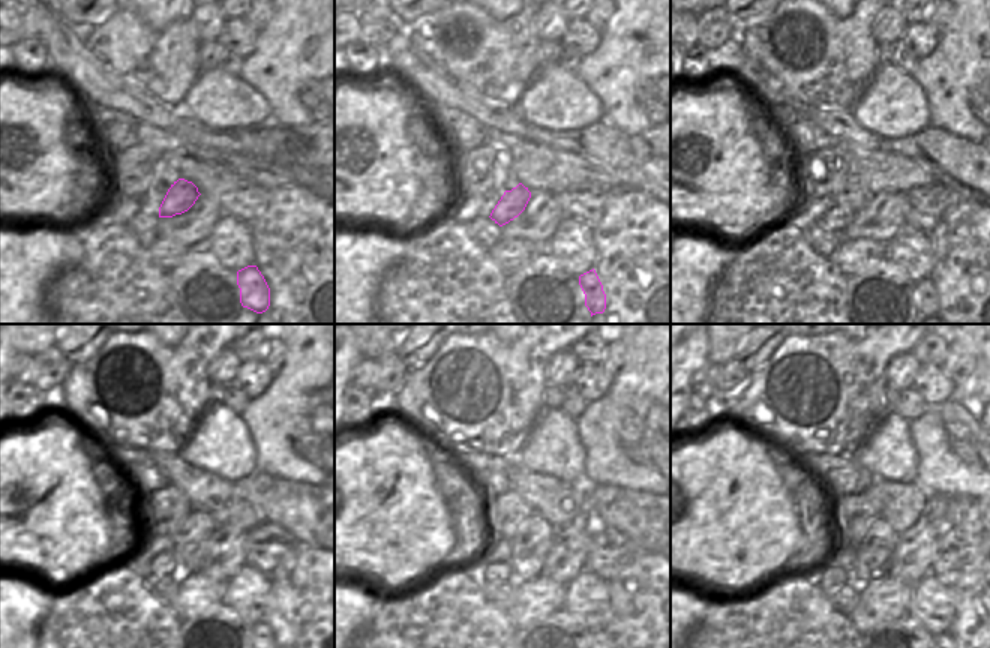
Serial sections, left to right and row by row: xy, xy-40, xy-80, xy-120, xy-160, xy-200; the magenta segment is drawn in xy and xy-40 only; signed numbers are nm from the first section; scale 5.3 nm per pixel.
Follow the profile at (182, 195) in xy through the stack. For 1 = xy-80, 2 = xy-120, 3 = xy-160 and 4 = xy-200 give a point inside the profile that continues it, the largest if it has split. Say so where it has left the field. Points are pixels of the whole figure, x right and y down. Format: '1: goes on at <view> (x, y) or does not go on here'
1: goes on at xy-80 (837, 218)
2: goes on at xy-120 (162, 564)
3: goes on at xy-160 (495, 572)
4: goes on at xy-200 (833, 576)

